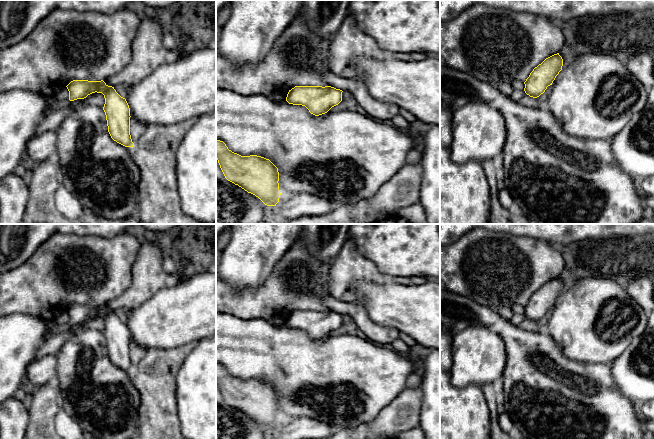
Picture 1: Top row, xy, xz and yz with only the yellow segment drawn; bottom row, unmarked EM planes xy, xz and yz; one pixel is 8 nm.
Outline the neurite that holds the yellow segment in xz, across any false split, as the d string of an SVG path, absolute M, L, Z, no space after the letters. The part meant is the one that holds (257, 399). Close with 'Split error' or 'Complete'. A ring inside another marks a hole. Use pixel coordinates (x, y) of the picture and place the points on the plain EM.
M216 364L216 383L228 405L255 419L267 430L276 430L279 426L279 396L269 383L241 380L220 364Z. Complete

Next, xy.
M73 304L67 310L69 324L84 323L92 317L102 317L105 322L103 334L106 339L108 356L111 362L125 371L133 371L130 359L130 332L125 322L114 311L103 304Z. Complete

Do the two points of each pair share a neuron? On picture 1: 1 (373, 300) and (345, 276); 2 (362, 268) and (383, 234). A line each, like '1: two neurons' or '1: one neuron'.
1: two neurons
2: two neurons

